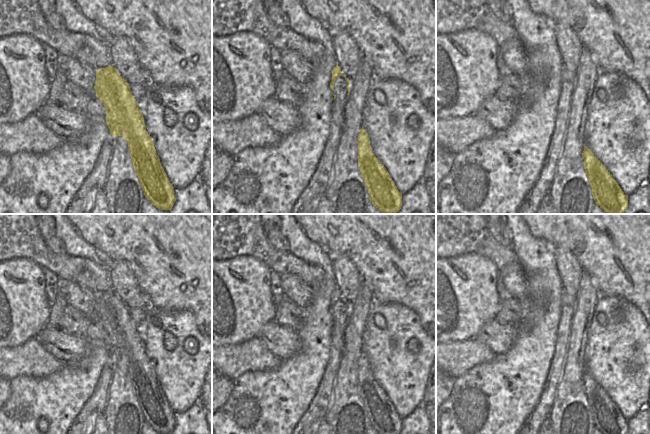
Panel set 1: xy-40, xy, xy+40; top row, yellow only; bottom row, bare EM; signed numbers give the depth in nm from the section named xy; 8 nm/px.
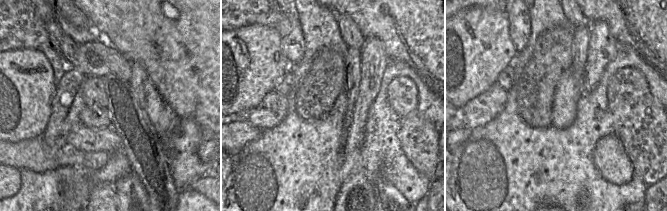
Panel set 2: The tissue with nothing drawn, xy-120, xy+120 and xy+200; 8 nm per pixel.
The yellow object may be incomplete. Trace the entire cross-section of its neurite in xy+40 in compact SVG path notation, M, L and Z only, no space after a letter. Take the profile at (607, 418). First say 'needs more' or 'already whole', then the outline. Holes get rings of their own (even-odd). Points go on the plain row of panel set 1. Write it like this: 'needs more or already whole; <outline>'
already whole; M584 370L582 381L595 427L602 434L626 434L628 420L622 415L604 388L587 370Z

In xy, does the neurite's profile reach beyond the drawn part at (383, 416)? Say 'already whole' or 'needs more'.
already whole

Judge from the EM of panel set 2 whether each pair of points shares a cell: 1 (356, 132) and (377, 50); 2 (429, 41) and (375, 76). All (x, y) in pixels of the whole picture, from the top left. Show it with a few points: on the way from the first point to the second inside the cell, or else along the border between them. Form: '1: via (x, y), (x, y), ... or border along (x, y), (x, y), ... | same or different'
1: via (360, 112), (367, 95), (367, 76), (372, 70) | same
2: border along (379, 39), (389, 61) | different

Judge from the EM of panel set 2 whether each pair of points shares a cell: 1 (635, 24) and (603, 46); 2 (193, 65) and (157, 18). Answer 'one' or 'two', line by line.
1: two
2: one

